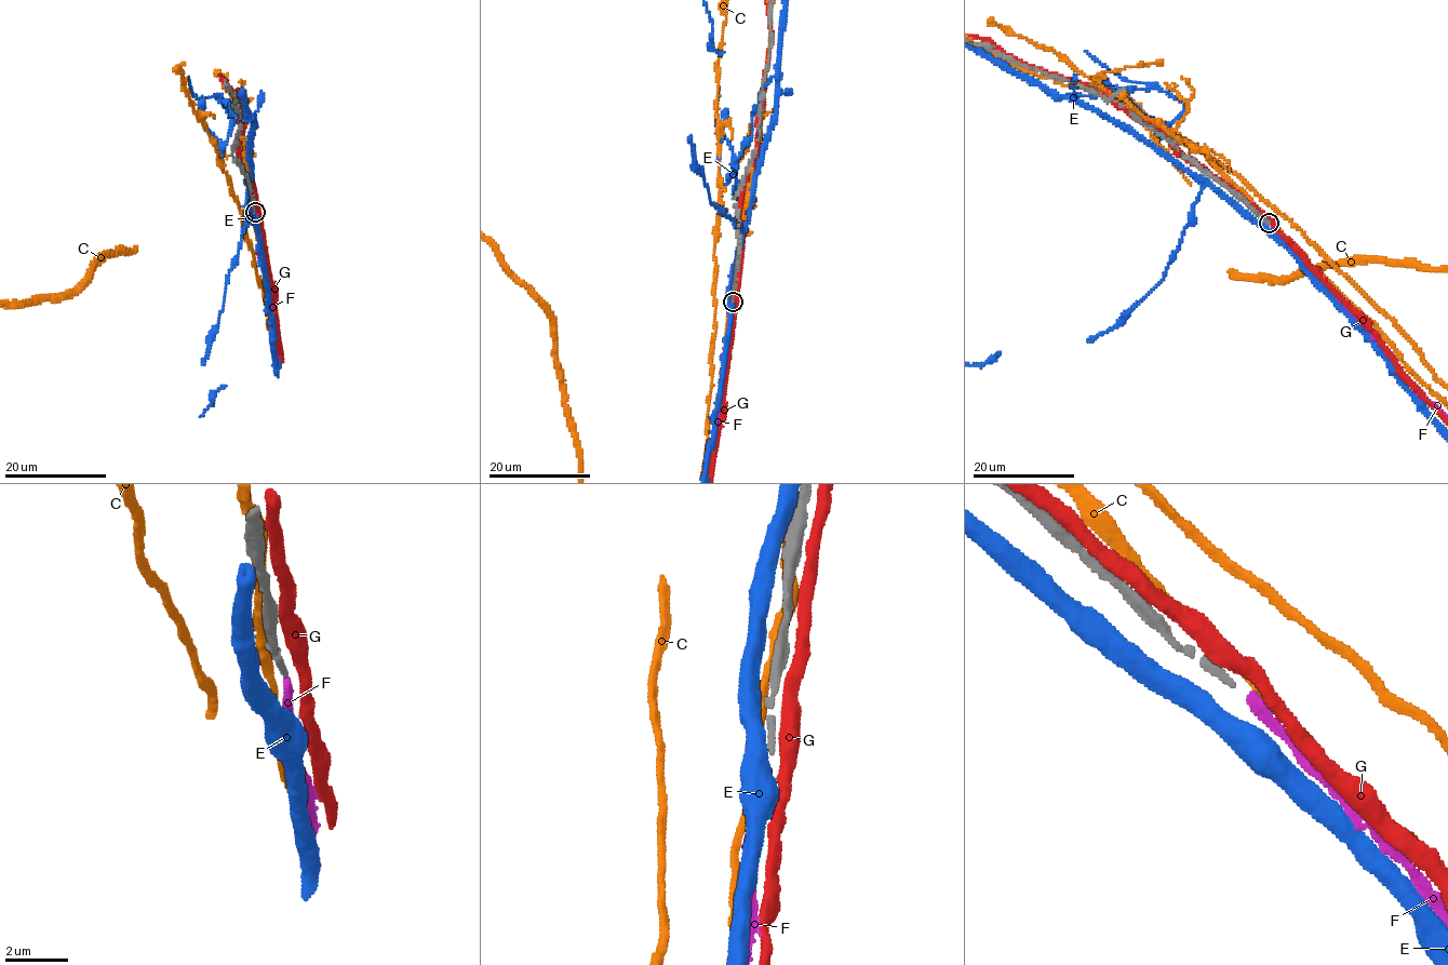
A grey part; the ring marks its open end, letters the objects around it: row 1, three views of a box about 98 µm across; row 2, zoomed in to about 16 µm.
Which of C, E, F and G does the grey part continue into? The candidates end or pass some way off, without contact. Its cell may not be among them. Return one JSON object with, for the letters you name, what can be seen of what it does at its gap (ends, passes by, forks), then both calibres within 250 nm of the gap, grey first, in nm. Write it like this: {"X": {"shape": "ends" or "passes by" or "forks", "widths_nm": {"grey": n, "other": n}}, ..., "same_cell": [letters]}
{"F": {"shape": "ends", "widths_nm": {"grey": 200, "other": 280}}, "same_cell": ["F"]}

